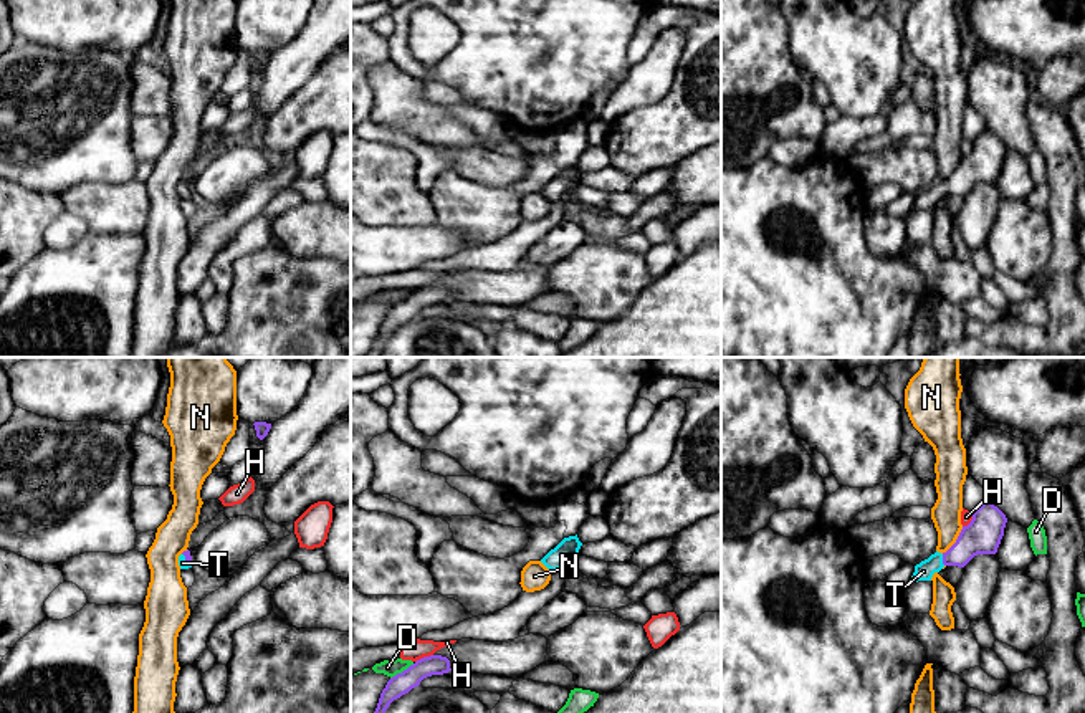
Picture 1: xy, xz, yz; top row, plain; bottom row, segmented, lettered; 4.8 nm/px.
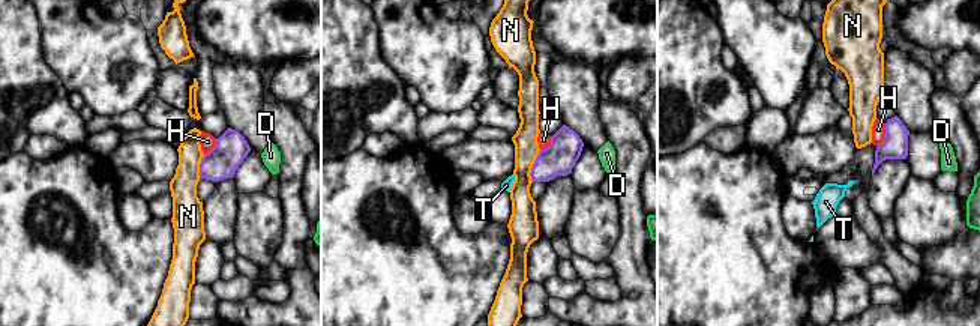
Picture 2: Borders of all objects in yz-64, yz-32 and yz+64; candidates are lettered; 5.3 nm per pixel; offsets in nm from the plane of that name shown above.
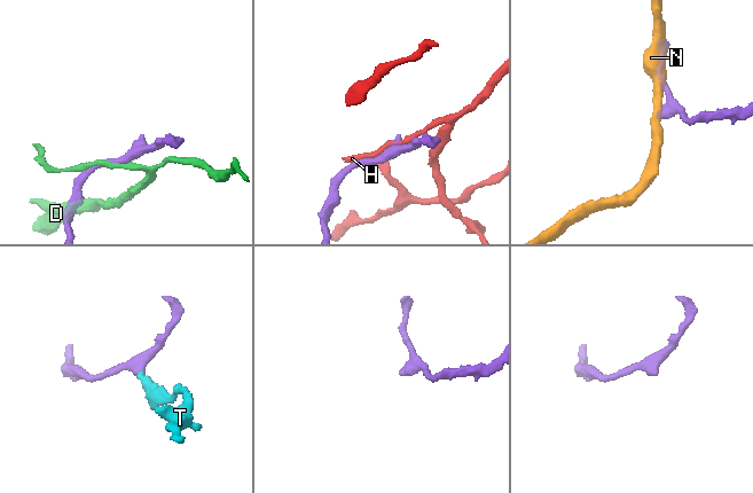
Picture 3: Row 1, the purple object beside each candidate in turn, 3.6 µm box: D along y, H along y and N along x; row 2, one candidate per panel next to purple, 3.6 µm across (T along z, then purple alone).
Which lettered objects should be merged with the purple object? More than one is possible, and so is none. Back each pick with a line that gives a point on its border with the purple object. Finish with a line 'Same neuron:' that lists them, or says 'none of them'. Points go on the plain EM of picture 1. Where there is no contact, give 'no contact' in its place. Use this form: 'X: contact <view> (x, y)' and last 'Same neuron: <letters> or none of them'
T: contact yz (943, 189)
Same neuron: T

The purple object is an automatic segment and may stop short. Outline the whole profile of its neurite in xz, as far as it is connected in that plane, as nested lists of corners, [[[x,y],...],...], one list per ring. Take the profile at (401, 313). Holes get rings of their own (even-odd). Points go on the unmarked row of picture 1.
[[[430,285],[417,290],[402,303],[392,306],[380,323],[377,337],[370,351],[364,357],[379,357],[385,344],[385,339],[394,329],[400,328],[402,324],[409,323],[412,318],[418,316],[423,308],[432,304],[443,304],[448,303],[450,299],[452,299],[450,290],[447,286]]]

